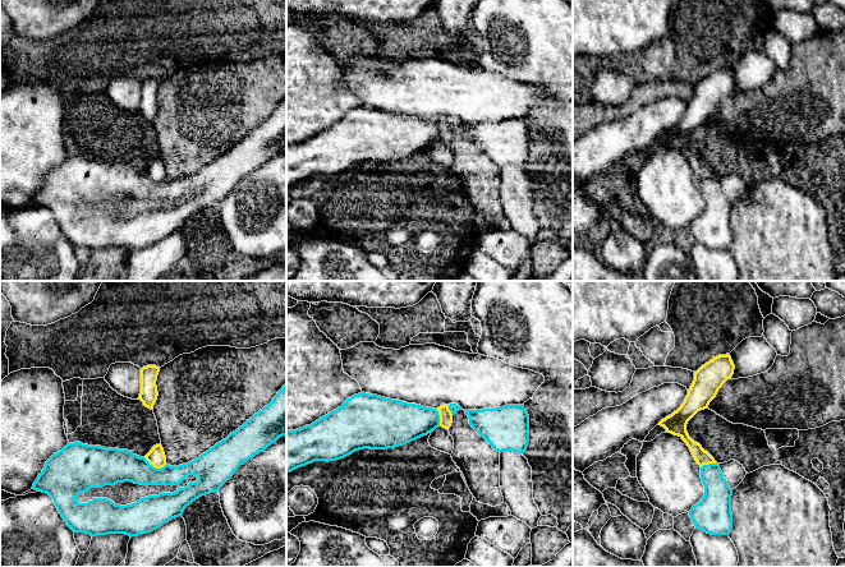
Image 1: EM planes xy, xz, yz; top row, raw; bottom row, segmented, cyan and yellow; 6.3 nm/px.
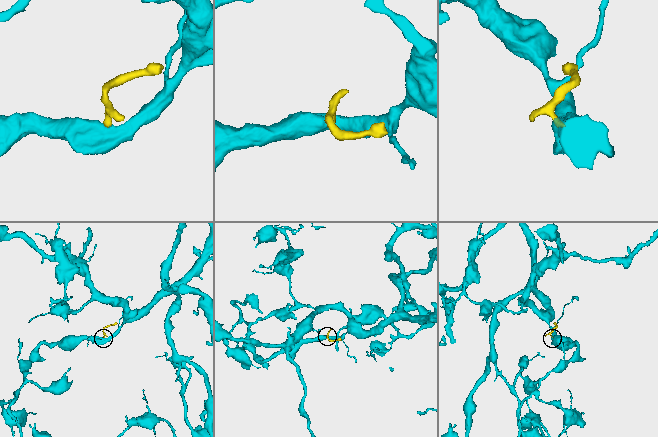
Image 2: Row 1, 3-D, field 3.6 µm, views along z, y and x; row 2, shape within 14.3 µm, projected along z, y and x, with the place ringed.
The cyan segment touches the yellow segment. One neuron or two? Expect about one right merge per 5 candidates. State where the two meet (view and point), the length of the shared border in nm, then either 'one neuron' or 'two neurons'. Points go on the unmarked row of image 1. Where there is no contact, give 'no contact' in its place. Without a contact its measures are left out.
xy (155, 181) | 160 nm | two neurons

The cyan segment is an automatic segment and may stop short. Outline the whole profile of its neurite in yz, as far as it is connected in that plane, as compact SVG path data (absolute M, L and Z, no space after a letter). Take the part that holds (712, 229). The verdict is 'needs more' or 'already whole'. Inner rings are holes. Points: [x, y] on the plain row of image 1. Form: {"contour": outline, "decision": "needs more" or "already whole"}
{"contour": "M720 178L703 179L701 193L704 209L692 221L689 230L695 243L711 249L729 249L733 243L733 203L724 192Z", "decision": "already whole"}

